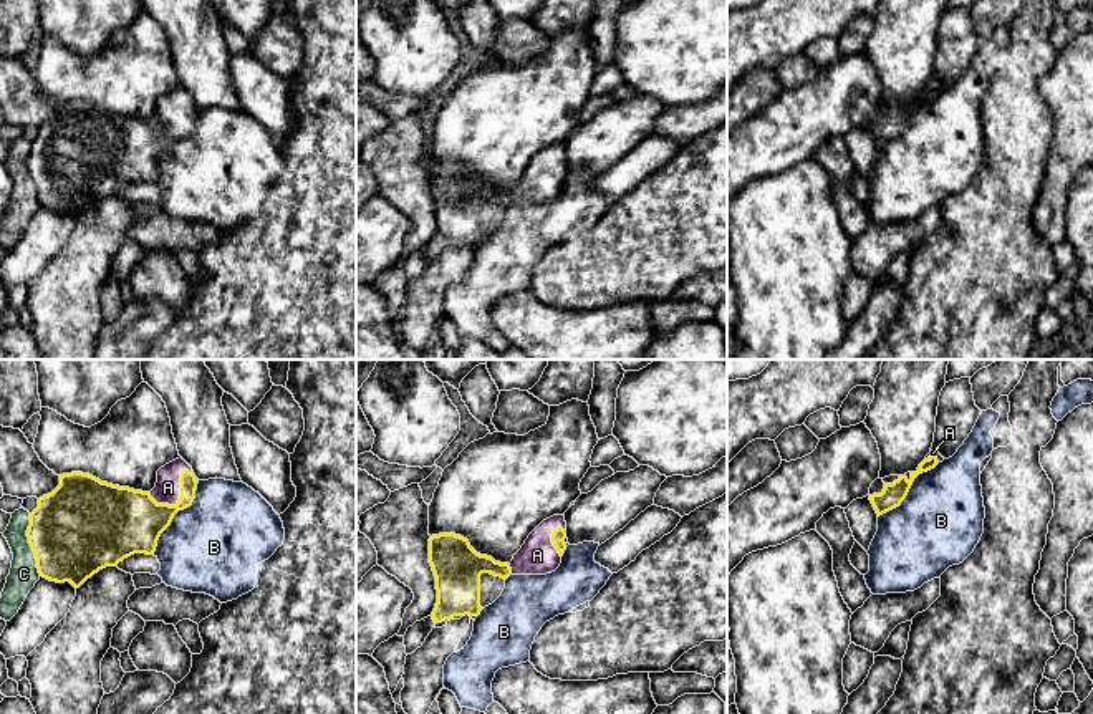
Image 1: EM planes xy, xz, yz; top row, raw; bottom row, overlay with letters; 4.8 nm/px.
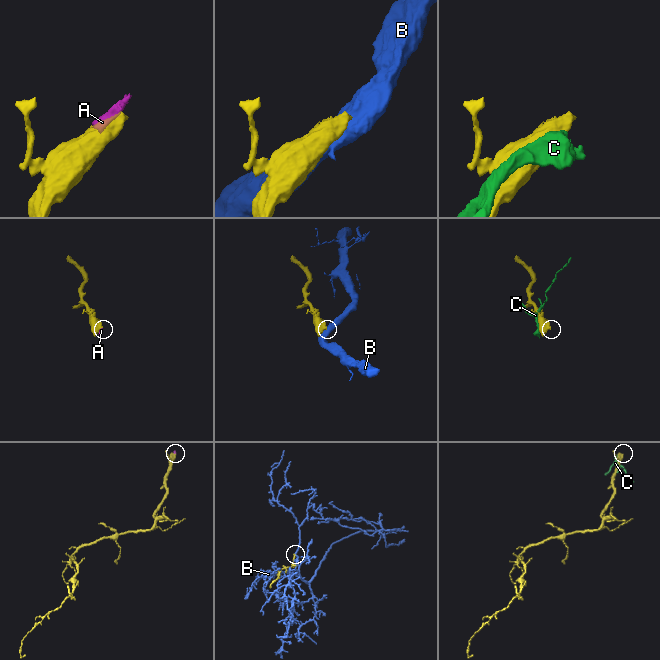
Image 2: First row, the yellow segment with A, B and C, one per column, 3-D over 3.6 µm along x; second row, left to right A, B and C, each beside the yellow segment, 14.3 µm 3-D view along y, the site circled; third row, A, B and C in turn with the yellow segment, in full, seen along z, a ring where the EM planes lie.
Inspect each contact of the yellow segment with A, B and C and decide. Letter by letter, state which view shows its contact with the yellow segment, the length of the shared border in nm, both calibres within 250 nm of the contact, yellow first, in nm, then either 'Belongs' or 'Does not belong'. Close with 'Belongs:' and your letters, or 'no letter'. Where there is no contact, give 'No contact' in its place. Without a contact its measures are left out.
A: Touches yellow in xy. Shared border 260 nm. Thickness 260 nm (yellow) against 130 nm. Belongs
B: Touches yellow in yz. Shared border 400 nm. Thickness 110 nm (yellow) against 420 nm. Does not belong
C: Touches yellow in xy. Shared border 300 nm. Thickness 440 nm (yellow) against 140 nm. Does not belong
Belongs: A

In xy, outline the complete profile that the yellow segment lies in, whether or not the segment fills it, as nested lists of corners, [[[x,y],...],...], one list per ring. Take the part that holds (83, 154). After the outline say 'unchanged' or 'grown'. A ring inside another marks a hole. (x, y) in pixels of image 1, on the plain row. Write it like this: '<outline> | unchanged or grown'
[[[182,86],[157,99],[151,121],[101,111],[83,101],[60,104],[60,114],[38,128],[26,159],[40,205],[79,217],[99,199],[116,195],[134,182],[154,184],[157,169],[174,144],[192,134],[197,113],[199,108]]] | grown

